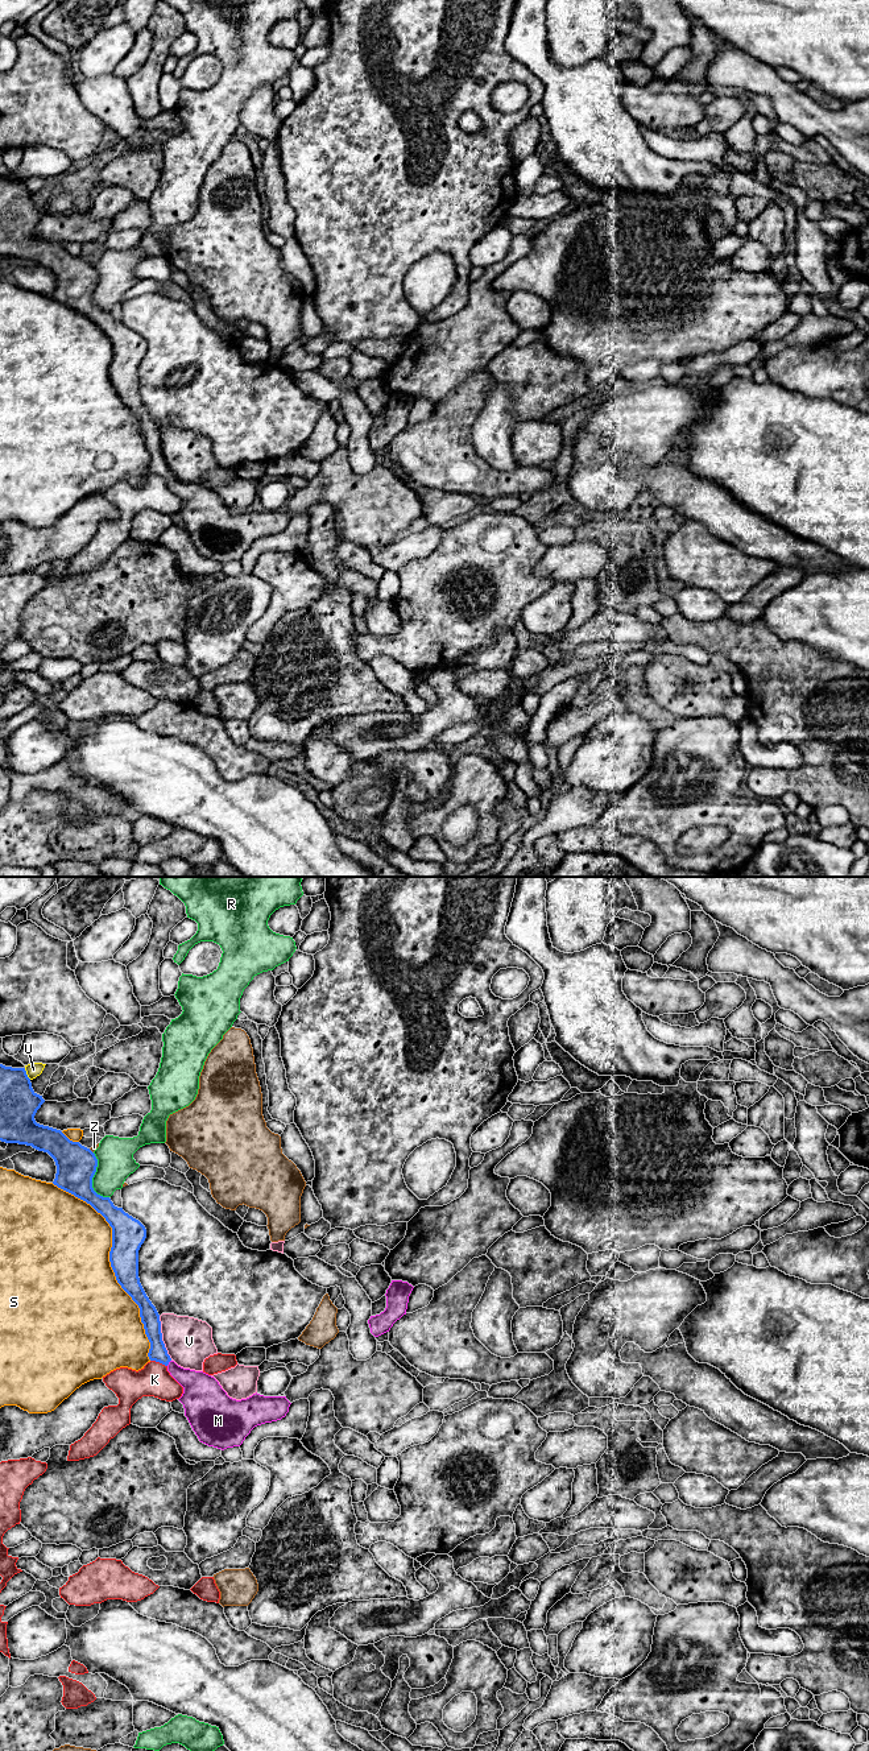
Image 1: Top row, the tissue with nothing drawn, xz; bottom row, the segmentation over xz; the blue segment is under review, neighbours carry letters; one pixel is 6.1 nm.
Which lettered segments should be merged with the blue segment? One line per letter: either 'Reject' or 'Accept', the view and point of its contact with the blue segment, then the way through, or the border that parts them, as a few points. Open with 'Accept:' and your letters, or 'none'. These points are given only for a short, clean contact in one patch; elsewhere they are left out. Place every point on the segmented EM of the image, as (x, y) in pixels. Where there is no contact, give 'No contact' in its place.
Accept: M
K: Reject. Touches blue at xz (158, 1361)
M: Accept. Touches blue at xz (169, 1361). Path across: xz (152, 1324), (157, 1349), (169, 1361), (199, 1389)
R: Reject. Touches blue at xz (91, 1179). Boundary: xz (92, 1153), (96, 1159), (92, 1188), (108, 1197)
S: Reject. Touches blue at xz (111, 1263)
U: Reject. Touches blue at xz (25, 1073). Boundary: xz (24, 1068), (30, 1079)
V: Reject. Touches blue at xz (161, 1338)
Z: Reject. Touches blue at xz (91, 1151). Boundary: xz (89, 1149), (92, 1153)

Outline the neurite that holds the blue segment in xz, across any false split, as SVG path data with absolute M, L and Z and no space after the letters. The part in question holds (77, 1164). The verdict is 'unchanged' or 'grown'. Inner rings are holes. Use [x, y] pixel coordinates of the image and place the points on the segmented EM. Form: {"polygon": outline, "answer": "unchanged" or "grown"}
{"polygon": "M0 1064L0 1141L26 1144L47 1152L57 1166L53 1184L90 1204L112 1228L109 1262L116 1280L140 1308L141 1322L150 1342L149 1359L165 1365L170 1375L183 1387L183 1394L178 1400L183 1404L185 1416L199 1441L222 1450L240 1446L255 1427L285 1417L291 1404L286 1396L264 1396L256 1392L247 1399L236 1400L227 1395L214 1377L203 1371L183 1369L170 1358L162 1341L160 1315L138 1278L138 1250L146 1238L146 1229L123 1208L115 1206L109 1197L103 1197L94 1191L92 1177L98 1159L90 1148L70 1141L61 1130L36 1122L34 1115L44 1102L42 1096L33 1090L25 1068Z", "answer": "grown"}

